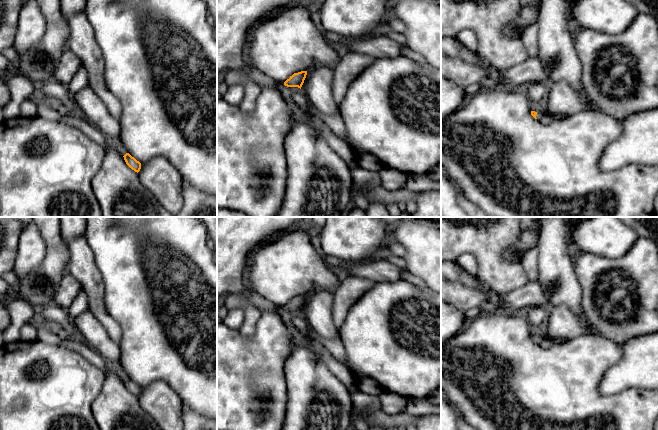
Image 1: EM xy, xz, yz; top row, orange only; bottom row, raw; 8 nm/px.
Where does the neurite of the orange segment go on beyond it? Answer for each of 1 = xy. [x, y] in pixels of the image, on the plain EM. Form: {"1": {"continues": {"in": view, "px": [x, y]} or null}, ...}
{"1": {"continues": null}}

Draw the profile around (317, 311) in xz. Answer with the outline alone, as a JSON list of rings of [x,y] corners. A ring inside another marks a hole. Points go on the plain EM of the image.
[[[317,290],[307,295],[300,315],[318,335],[331,339],[339,337],[339,328],[333,322],[332,309],[332,291]]]

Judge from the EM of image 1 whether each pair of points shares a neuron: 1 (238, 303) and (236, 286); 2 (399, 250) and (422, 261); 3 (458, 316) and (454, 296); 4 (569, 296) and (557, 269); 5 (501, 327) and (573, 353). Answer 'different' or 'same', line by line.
1: different
2: different
3: different
4: same
5: same

